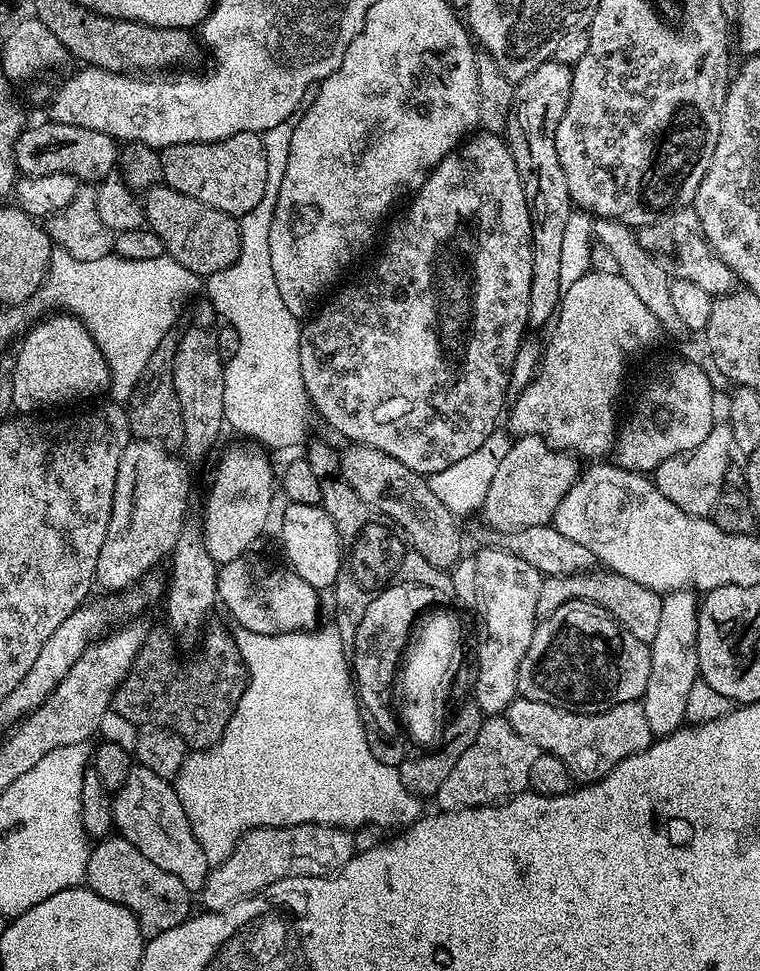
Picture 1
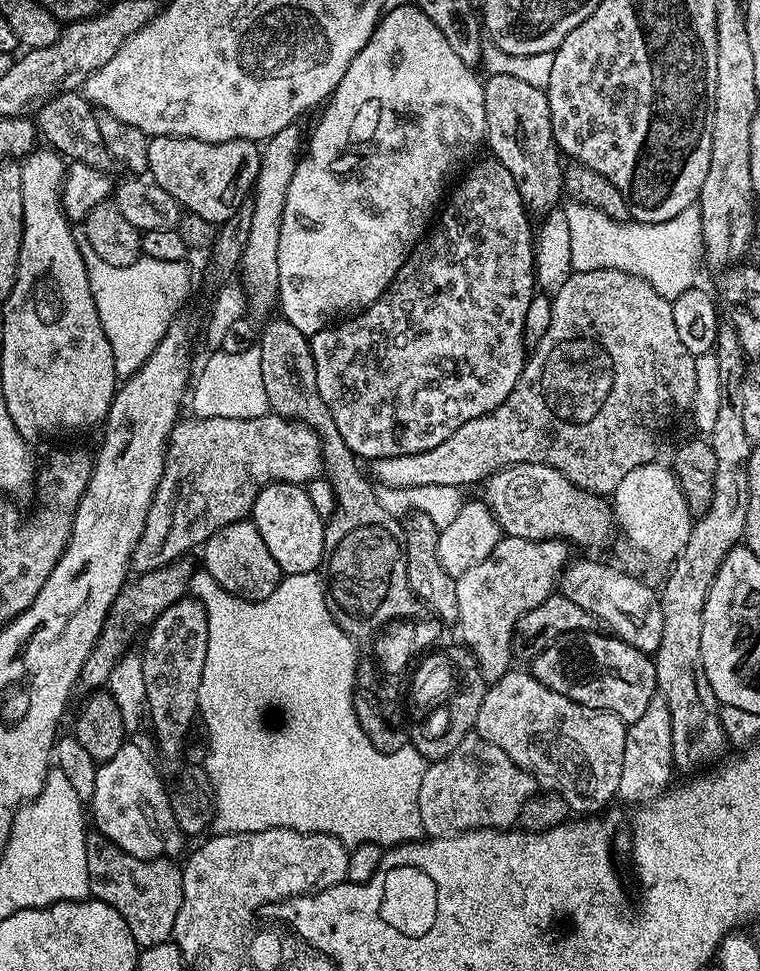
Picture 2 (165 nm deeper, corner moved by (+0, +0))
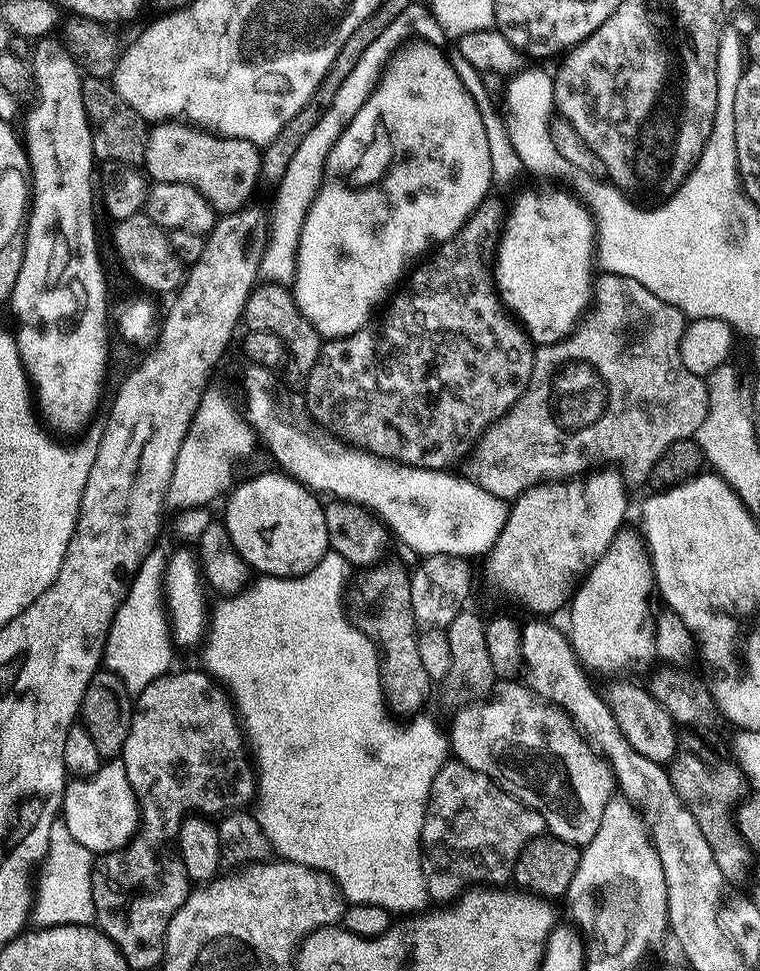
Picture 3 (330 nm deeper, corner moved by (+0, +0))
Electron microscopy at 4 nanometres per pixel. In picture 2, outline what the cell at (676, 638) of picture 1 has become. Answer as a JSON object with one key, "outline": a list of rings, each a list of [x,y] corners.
{"outline":[[[657,694],[652,697],[650,706],[646,706],[646,714],[628,725],[626,750],[622,754],[622,778],[618,778],[616,796],[631,806],[643,806],[664,794],[673,783],[672,774],[670,710],[663,696]]]}

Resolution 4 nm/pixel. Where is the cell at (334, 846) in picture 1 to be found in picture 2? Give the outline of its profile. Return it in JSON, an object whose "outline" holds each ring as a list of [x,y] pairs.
{"outline":[[[271,828],[261,832],[226,832],[207,837],[182,864],[182,906],[178,906],[178,918],[174,918],[171,937],[180,951],[200,952],[201,949],[215,948],[229,940],[236,941],[236,934],[247,915],[258,906],[275,900],[287,900],[289,896],[307,896],[321,892],[335,884],[347,881],[349,849],[338,838],[321,832],[299,832],[289,828]]]}

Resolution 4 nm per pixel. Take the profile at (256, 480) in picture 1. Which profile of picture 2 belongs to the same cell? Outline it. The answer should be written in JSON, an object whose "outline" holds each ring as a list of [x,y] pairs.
{"outline":[[[181,558],[172,561],[171,564],[164,565],[163,568],[154,568],[151,572],[145,572],[129,579],[124,588],[118,594],[118,598],[112,603],[112,609],[108,611],[108,620],[104,623],[104,628],[100,631],[100,636],[96,644],[90,650],[86,662],[80,671],[78,681],[79,687],[85,690],[100,690],[107,685],[110,674],[122,657],[129,651],[128,643],[132,640],[132,635],[141,628],[147,629],[174,602],[178,602],[189,591],[192,583],[194,565],[191,559]]]}

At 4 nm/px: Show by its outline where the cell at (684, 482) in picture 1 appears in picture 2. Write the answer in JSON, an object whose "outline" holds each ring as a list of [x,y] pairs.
{"outline":[[[653,462],[630,470],[611,493],[610,503],[619,531],[621,528],[628,535],[629,546],[663,566],[671,565],[690,538],[694,514],[688,508],[679,476],[667,463]]]}

